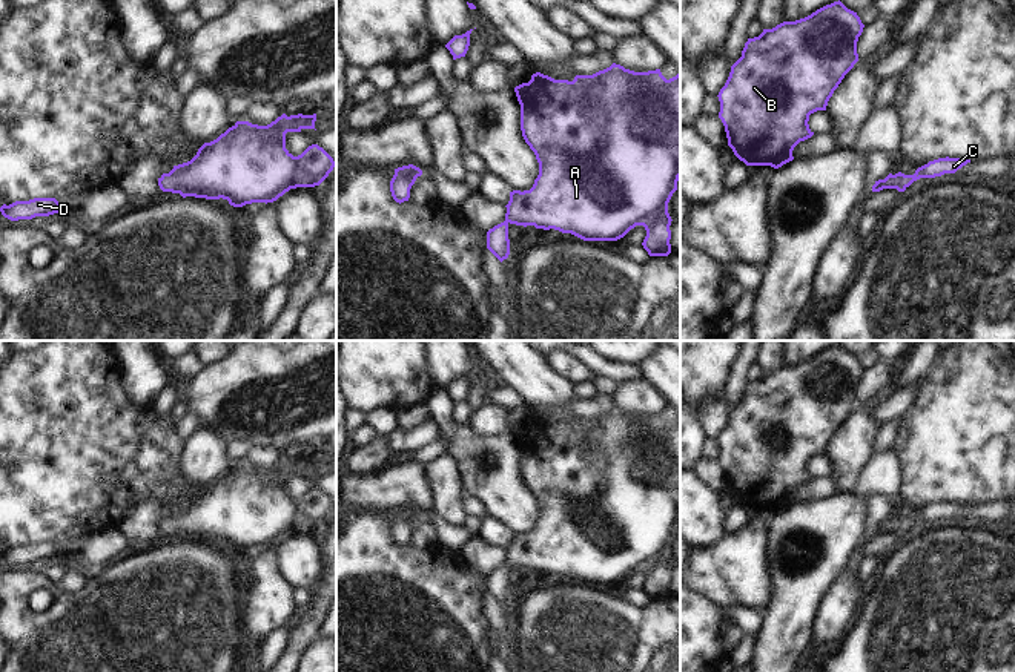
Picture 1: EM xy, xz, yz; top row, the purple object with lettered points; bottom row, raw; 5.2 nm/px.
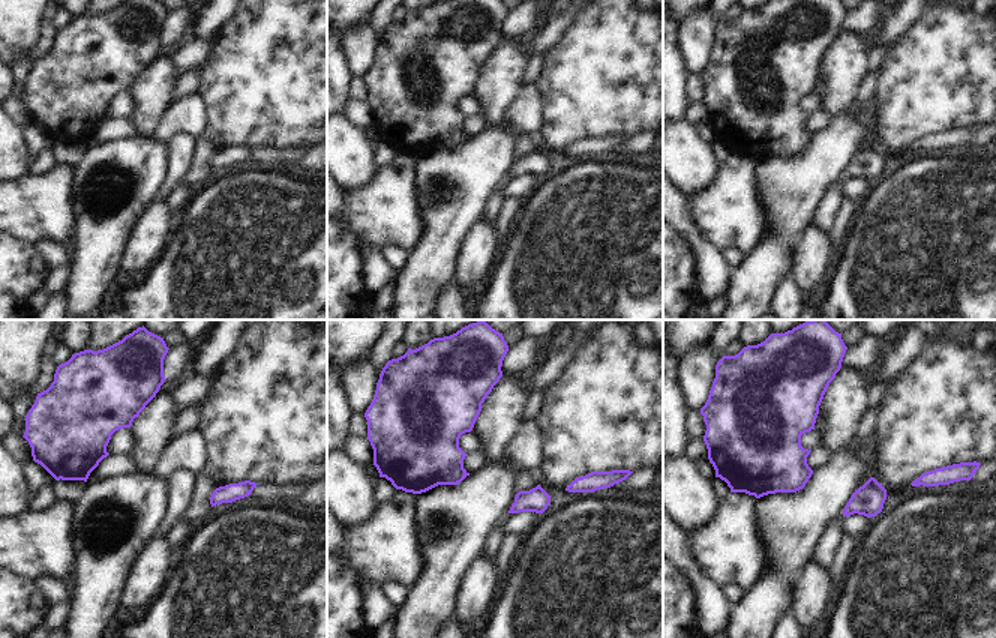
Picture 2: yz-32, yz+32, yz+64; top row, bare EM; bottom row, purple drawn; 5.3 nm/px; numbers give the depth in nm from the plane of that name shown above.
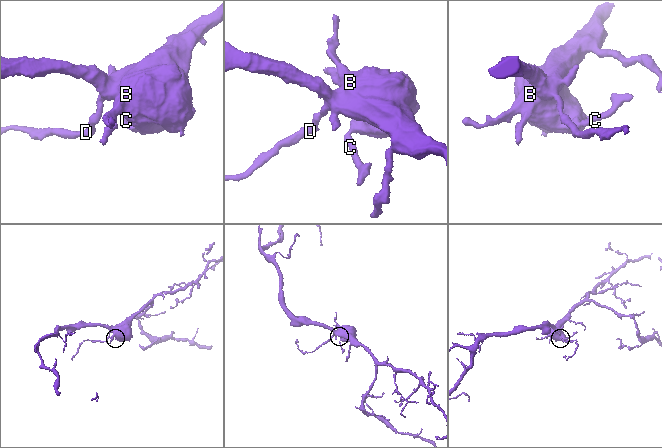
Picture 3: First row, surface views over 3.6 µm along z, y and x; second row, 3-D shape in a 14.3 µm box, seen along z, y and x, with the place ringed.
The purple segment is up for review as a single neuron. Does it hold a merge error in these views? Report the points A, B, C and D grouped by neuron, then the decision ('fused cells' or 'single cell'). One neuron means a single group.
A B C D | single cell

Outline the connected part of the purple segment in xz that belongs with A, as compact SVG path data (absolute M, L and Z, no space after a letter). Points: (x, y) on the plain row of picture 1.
M613 407L610 411L599 414L593 419L576 419L573 425L554 423L548 419L536 416L528 427L522 427L514 431L517 445L521 448L521 474L525 486L534 496L539 506L539 519L530 534L510 535L510 545L505 549L505 565L494 569L487 575L487 592L502 606L510 598L508 569L534 569L544 574L559 574L562 577L571 577L584 585L617 585L623 581L636 569L643 569L646 580L642 586L650 600L668 600L671 597L671 560L668 557L668 546L673 537L677 534L677 525L680 522L680 419L666 423L660 413L648 416L634 416L625 413L620 408Z

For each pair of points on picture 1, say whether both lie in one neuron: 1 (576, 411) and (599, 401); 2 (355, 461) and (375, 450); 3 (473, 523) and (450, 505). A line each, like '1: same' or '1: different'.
1: same
2: same
3: different

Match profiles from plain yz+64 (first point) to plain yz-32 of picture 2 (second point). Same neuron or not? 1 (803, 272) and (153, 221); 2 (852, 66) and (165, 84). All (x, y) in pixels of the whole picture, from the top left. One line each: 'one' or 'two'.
1: one
2: one

